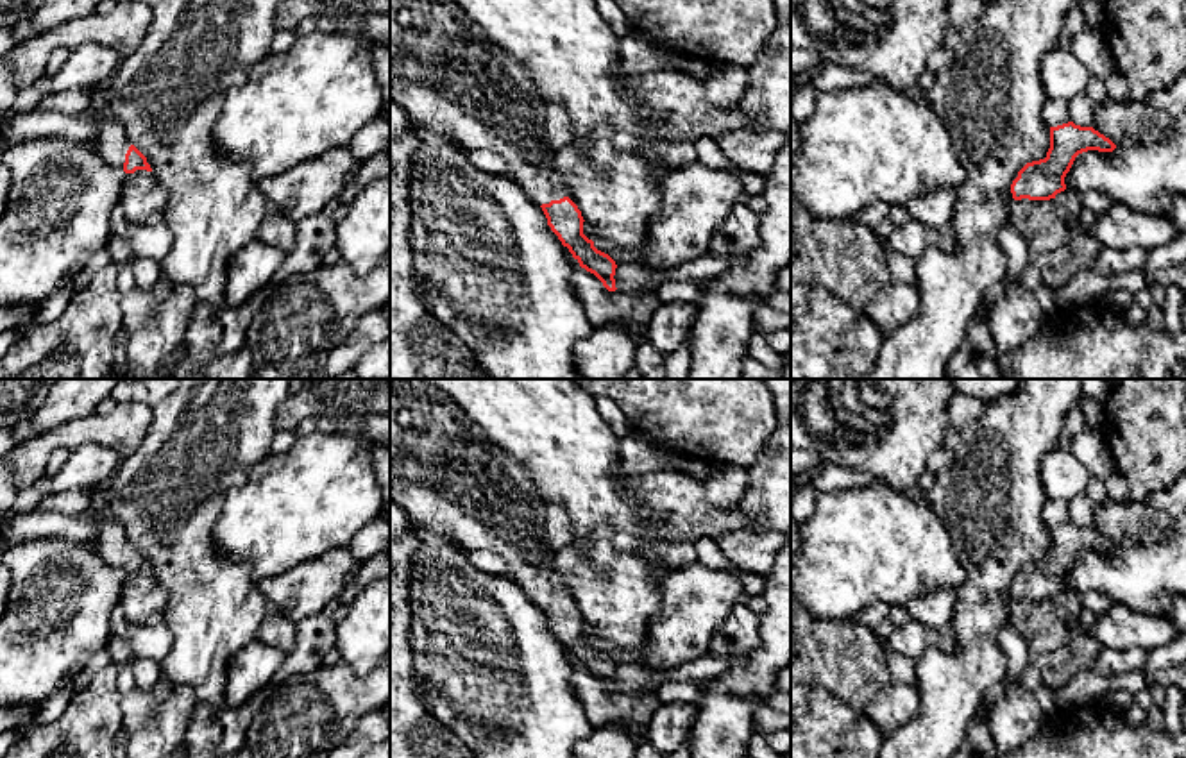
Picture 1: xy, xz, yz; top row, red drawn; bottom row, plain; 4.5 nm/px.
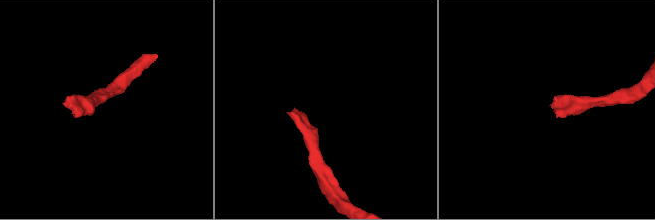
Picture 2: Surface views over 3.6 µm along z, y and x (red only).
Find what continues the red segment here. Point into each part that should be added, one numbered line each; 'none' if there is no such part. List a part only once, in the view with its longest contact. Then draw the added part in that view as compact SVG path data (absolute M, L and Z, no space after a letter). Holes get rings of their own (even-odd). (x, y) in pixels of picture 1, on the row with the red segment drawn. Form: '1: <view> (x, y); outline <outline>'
1: xz (444, 70); outline M390 0L390 100L408 118L445 129L463 150L499 154L506 161L506 175L538 207L569 197L563 177L555 168L555 148L546 132L546 102L537 84L524 66L494 45L454 0Z

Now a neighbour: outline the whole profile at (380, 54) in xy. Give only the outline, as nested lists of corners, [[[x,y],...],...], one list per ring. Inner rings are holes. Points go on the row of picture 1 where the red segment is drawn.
[[[376,45],[372,59],[381,98],[385,102],[383,116],[390,122],[390,46]]]

